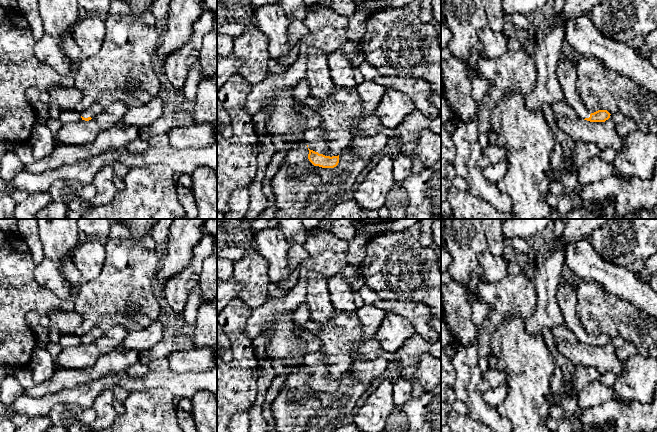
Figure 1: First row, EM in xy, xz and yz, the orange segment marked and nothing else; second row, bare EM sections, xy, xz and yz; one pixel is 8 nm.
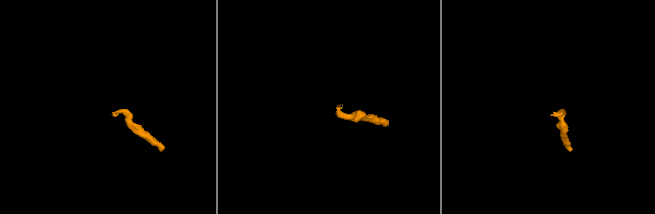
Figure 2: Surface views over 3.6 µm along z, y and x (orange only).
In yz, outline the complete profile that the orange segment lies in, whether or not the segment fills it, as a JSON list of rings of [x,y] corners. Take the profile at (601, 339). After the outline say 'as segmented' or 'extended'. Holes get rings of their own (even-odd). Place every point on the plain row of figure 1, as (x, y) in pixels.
[[[571,281],[559,282],[557,288],[557,302],[563,314],[567,327],[574,333],[580,343],[590,346],[605,346],[610,342],[607,334],[588,333],[576,313],[576,288]]] | extended

